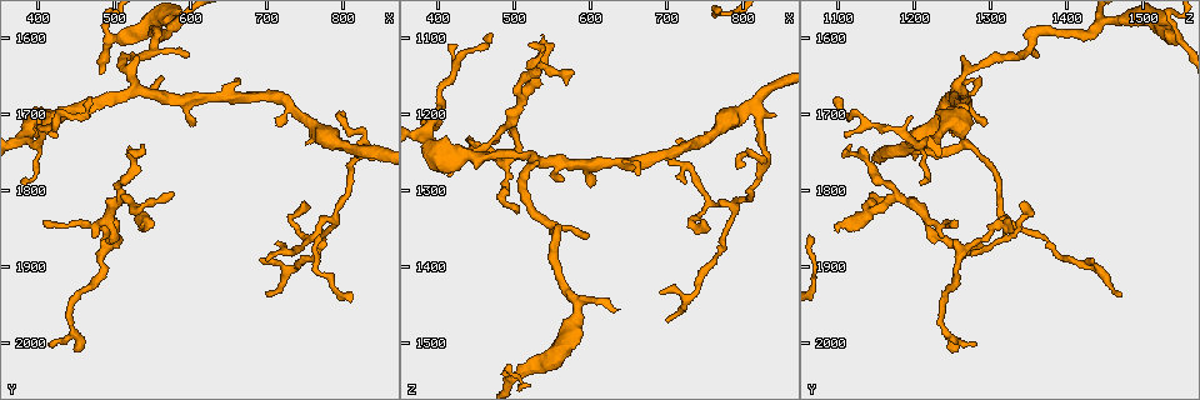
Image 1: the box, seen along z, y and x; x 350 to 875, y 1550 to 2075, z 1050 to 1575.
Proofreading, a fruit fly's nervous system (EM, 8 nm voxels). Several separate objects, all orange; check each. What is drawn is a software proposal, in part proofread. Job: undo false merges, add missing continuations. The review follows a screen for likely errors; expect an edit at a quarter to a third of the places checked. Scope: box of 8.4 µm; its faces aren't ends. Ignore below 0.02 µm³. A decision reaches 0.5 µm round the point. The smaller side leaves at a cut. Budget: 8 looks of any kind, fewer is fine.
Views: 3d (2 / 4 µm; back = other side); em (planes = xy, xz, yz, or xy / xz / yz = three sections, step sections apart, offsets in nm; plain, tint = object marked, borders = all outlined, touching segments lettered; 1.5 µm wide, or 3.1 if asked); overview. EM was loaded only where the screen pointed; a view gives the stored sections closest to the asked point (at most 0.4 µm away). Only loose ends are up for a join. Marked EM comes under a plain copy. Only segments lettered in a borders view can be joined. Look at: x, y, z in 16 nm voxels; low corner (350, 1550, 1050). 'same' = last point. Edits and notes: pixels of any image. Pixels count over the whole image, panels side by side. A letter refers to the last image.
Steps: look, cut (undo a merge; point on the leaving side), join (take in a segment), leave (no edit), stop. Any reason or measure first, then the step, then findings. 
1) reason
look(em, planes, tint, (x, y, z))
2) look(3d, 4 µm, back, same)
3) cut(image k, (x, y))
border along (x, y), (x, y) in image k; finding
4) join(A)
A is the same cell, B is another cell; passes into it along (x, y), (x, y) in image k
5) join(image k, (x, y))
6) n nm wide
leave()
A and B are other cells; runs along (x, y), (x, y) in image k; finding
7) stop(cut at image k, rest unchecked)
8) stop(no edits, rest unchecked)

tapers out
look(3d, 4 µm, (425, 1730, 1110))

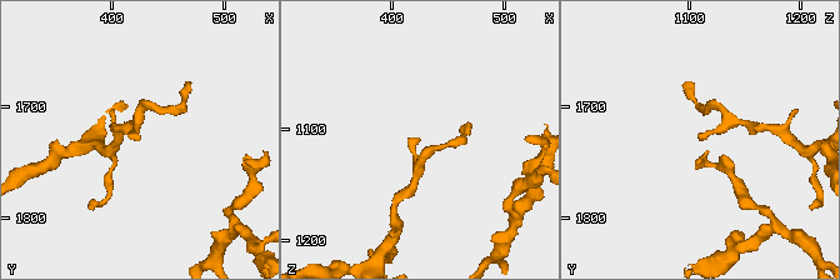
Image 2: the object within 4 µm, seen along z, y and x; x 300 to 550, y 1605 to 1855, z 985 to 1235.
now the EM
look(em, yz, step 4, tint, (422, 1730, 1112))

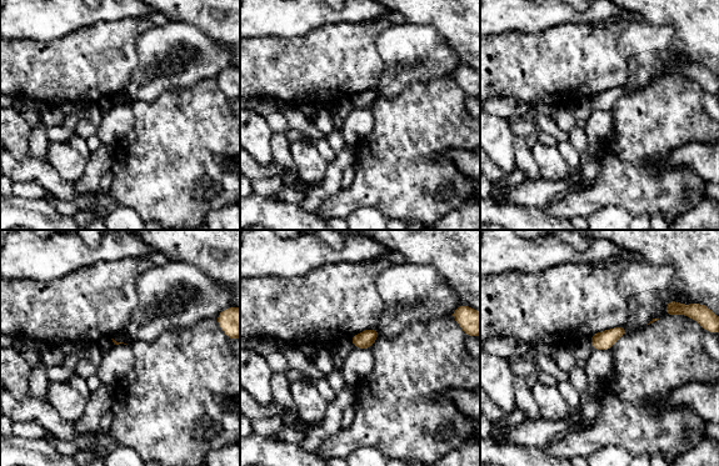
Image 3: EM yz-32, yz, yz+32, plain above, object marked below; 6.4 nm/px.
cut it another way
look(em, planes, borders, same)

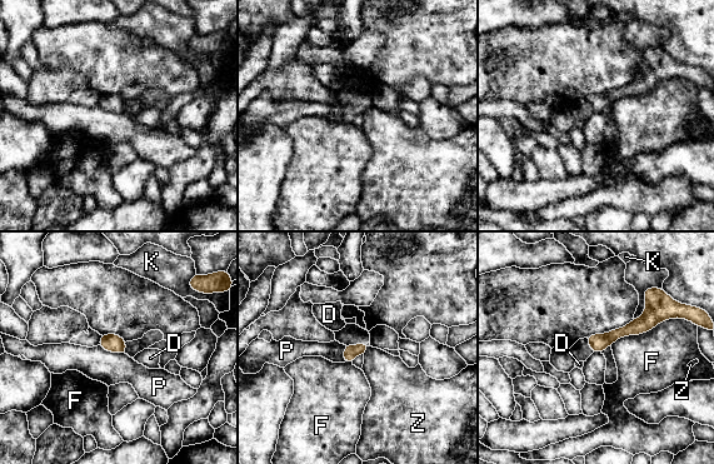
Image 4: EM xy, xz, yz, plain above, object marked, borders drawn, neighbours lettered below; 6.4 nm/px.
leave()
D, F, K, P and Z are other cells; border along (99, 344), (106, 350), (124, 354) in image 4; none of them fits

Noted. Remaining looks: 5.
free end
look(3d, 2 µm, (535, 1850, 1100))

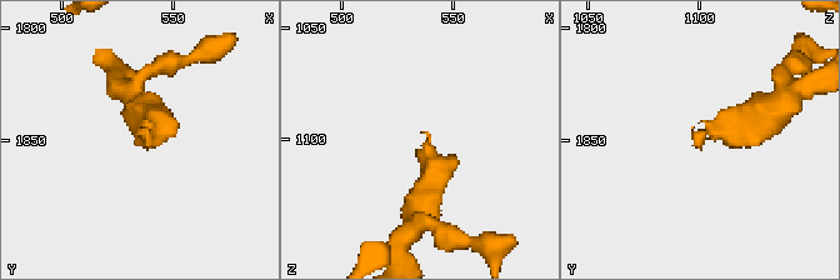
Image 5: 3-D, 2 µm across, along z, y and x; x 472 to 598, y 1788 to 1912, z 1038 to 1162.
need the tissue
look(em, planes, borders, (537, 1851, 1096))

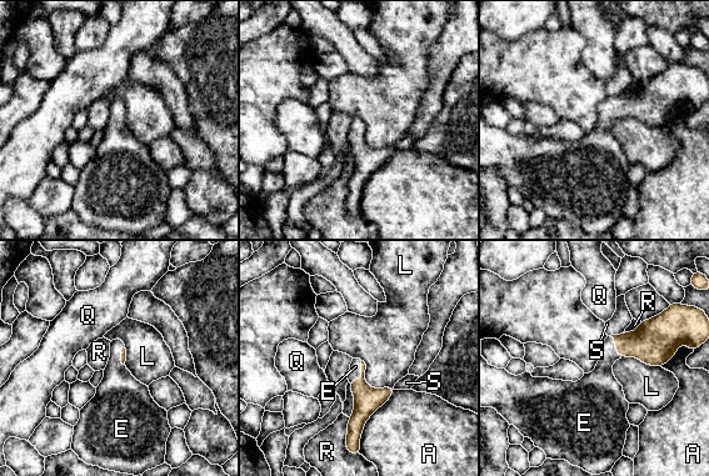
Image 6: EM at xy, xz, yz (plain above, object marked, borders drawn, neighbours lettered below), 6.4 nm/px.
join(E)
E is the same cell, A, L, Q, R and S are other cells; passes into it along (368, 400), (362, 375), (355, 366) in image 6; it goes on there

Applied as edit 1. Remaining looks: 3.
free end
look(em, xy, step 4, borders, (600, 1625, 1360))

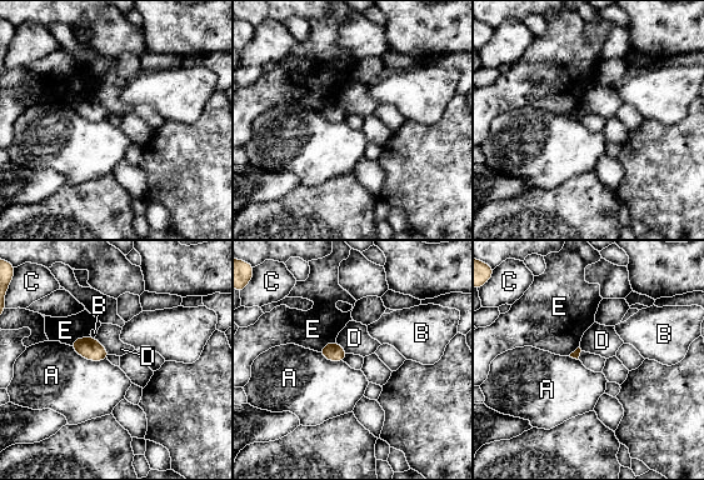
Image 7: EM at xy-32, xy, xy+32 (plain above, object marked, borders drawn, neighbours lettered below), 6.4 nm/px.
look(em, planes, borders, same)

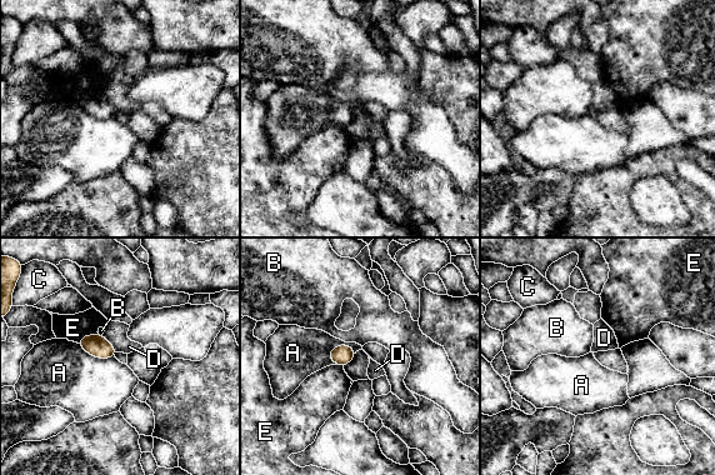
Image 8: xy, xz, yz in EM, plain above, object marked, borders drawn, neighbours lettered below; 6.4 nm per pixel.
leave()
A, B, C, D and E are other cells; border along (355, 353), (336, 345), (329, 356) in image 8; no lettered segment goes on from it

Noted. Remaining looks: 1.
stop(join at image 6, rest unchecked)

